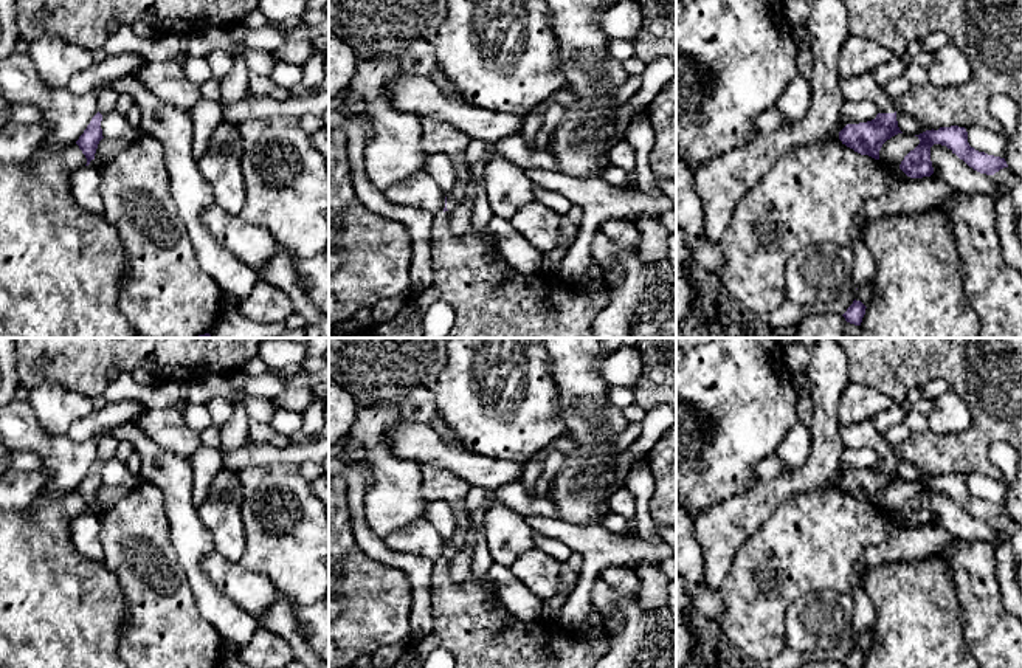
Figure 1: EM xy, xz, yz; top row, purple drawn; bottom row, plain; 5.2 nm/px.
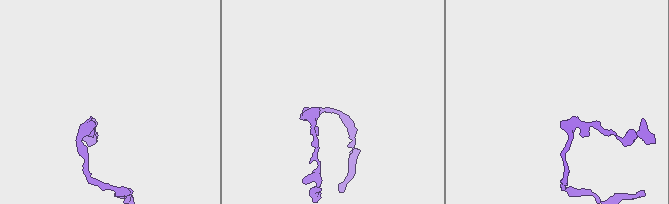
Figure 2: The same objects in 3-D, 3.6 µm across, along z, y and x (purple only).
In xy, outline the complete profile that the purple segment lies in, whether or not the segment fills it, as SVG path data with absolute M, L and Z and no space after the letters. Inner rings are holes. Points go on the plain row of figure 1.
M104 437L98 445L98 460L91 465L90 471L76 488L76 491L87 505L85 513L88 513L91 507L95 507L98 491L104 485L101 476L102 463L115 457L116 448L116 437Z

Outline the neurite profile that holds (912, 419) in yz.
M909 408L903 415L903 423L910 432L929 434L929 423L926 415L920 414L915 408Z

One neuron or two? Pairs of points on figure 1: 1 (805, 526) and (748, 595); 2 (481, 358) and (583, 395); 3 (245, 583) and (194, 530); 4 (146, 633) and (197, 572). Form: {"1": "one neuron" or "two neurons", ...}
{"1": "one neuron", "2": "two neurons", "3": "two neurons", "4": "two neurons"}

